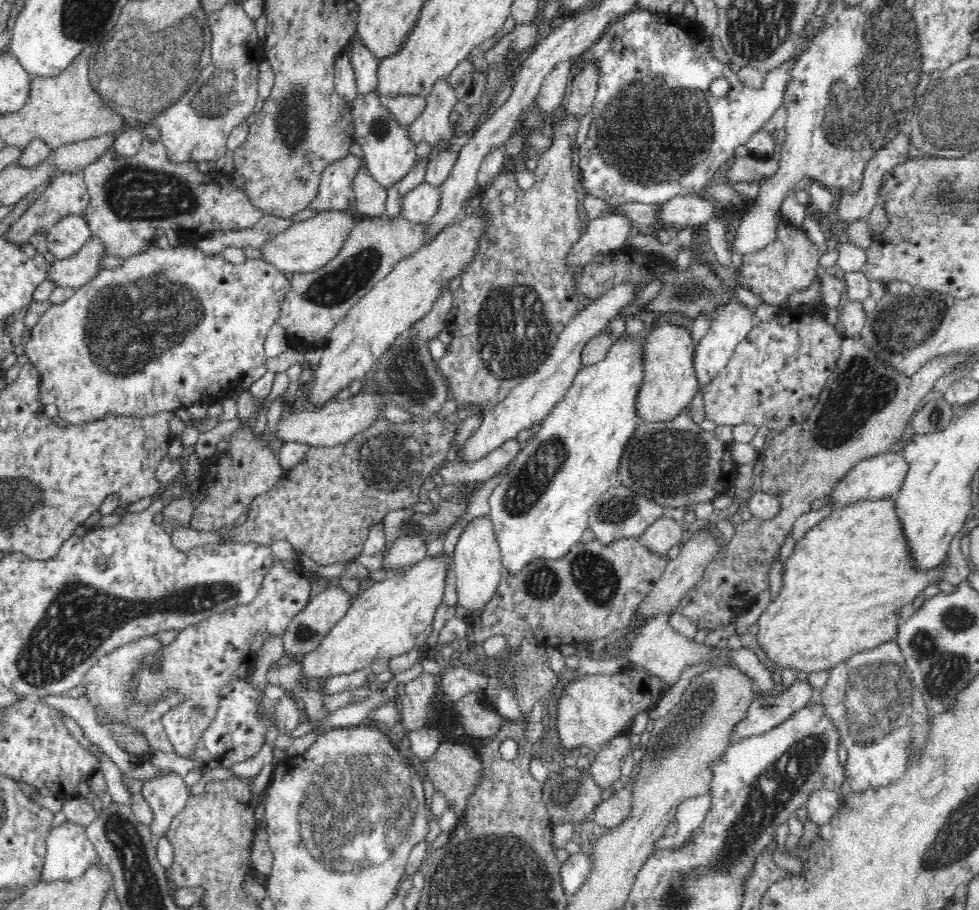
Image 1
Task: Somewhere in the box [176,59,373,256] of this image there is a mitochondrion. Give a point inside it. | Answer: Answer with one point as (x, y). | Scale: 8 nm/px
(292, 117)

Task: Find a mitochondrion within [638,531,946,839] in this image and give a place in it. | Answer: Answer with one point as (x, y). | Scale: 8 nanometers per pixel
(875, 704)

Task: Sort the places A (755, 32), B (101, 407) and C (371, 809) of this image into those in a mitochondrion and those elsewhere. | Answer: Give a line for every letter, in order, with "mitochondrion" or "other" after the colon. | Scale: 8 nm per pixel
A: mitochondrion
B: other
C: mitochondrion

